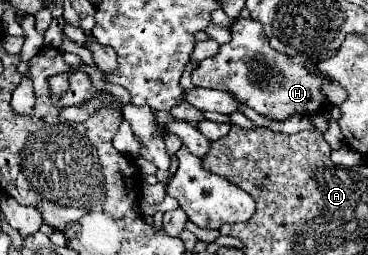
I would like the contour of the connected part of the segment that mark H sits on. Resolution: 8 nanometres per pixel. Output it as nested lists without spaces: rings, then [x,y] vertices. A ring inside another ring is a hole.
[[[239,18],[231,26],[231,42],[221,46],[213,58],[199,62],[193,70],[193,84],[201,88],[215,88],[233,94],[239,102],[253,108],[257,114],[269,120],[285,120],[291,116],[313,116],[325,108],[327,98],[321,90],[331,82],[329,76],[307,68],[313,58],[299,54],[287,56],[269,46],[269,38],[263,26],[251,18]]]

